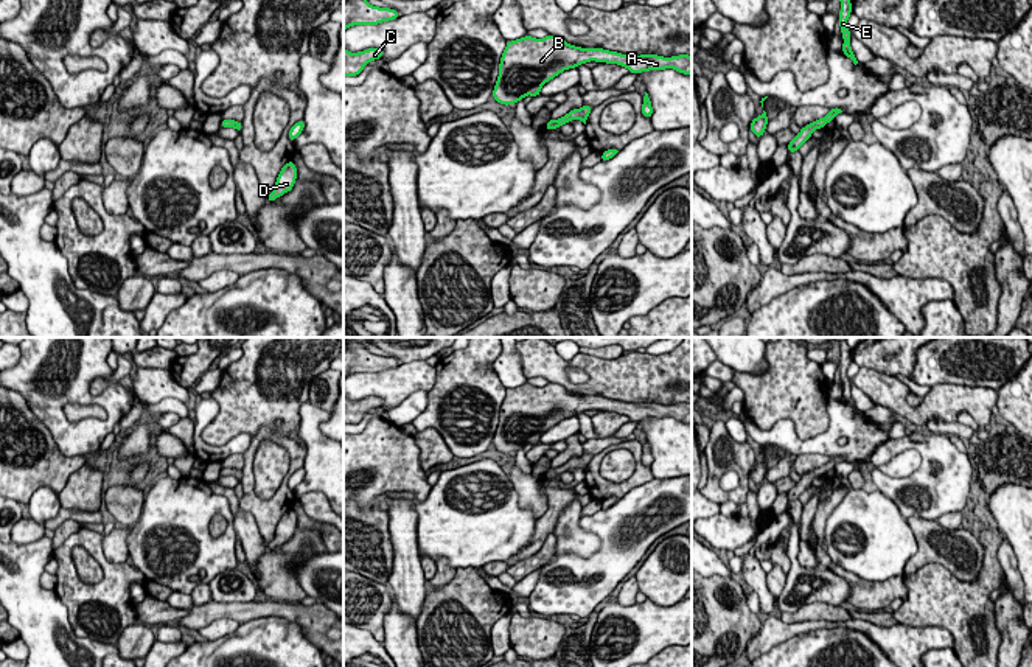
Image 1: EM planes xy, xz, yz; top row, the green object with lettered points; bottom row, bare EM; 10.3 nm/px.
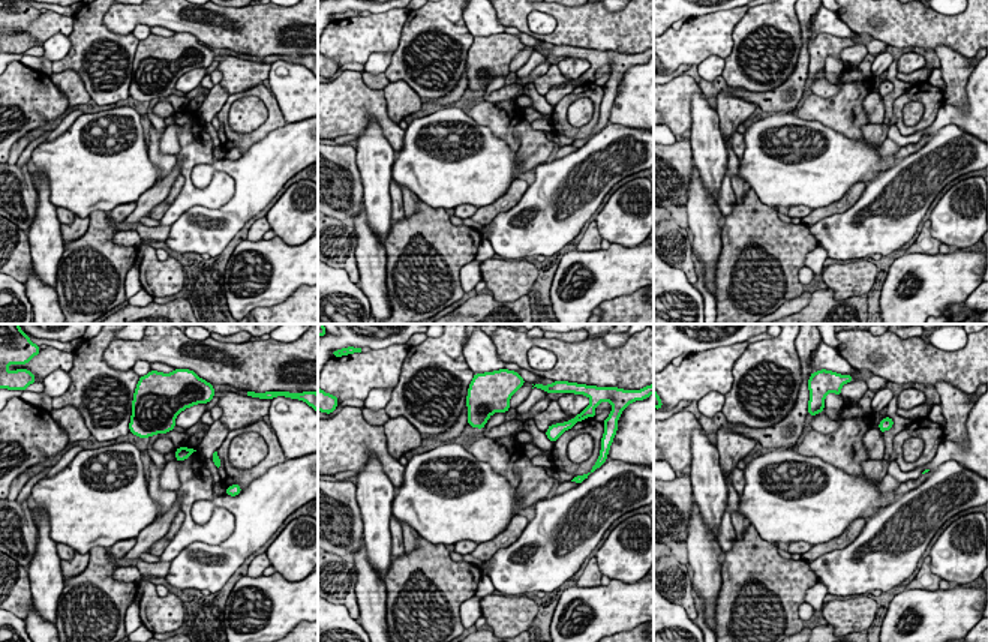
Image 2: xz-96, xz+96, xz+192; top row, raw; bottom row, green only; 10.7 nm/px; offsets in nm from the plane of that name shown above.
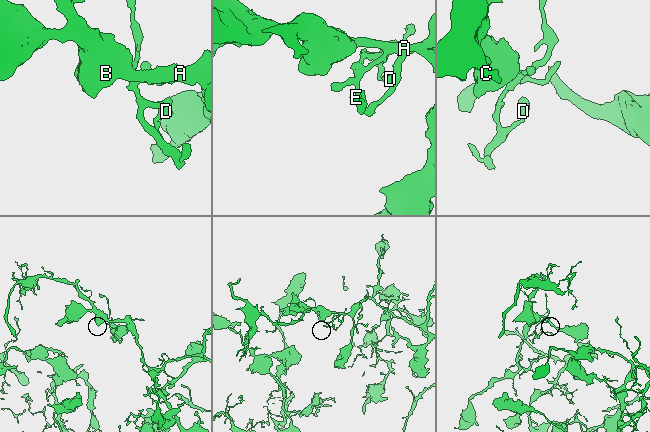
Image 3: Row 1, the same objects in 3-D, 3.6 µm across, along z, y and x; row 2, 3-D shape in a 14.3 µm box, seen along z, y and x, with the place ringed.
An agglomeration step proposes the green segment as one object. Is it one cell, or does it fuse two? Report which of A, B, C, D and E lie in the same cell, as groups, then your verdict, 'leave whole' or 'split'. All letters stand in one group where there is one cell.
A B C D E | leave whole

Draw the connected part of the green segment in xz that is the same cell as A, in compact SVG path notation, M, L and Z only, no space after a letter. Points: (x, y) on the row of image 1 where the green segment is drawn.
M553 34L544 39L524 36L507 42L493 98L504 106L516 104L527 95L535 98L541 93L541 87L546 82L564 70L577 68L591 61L617 64L626 67L634 75L665 68L673 68L682 75L692 73L692 56L689 54L671 58L657 54L634 56L598 47L581 48L569 45L566 39Z

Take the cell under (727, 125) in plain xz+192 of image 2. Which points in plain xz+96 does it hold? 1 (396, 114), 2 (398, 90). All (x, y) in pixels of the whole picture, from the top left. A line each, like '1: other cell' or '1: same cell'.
1: same cell
2: same cell

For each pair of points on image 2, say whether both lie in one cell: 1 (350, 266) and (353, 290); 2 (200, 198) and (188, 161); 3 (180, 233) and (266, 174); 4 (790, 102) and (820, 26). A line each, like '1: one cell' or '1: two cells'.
1: two cells
2: one cell
3: one cell
4: two cells

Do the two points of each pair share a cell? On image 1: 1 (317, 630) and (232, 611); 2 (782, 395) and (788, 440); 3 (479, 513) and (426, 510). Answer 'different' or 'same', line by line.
1: same
2: different
3: same

